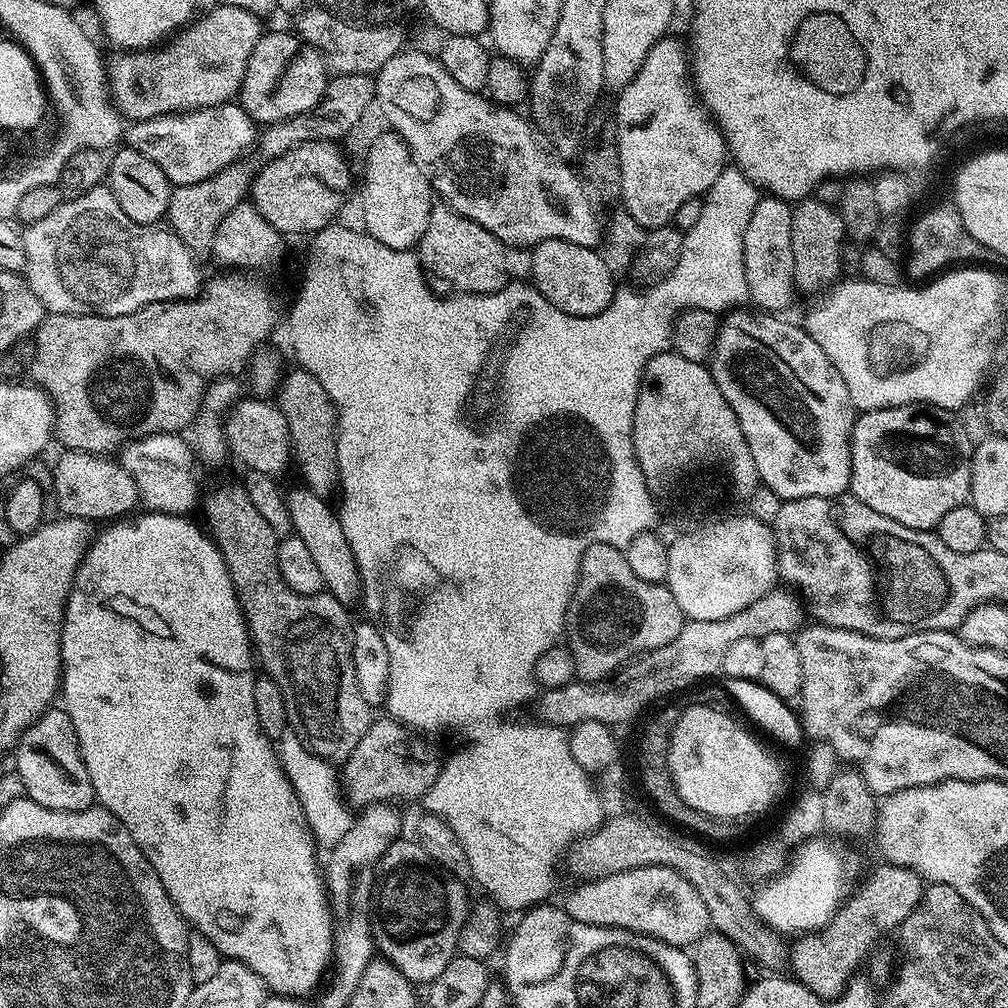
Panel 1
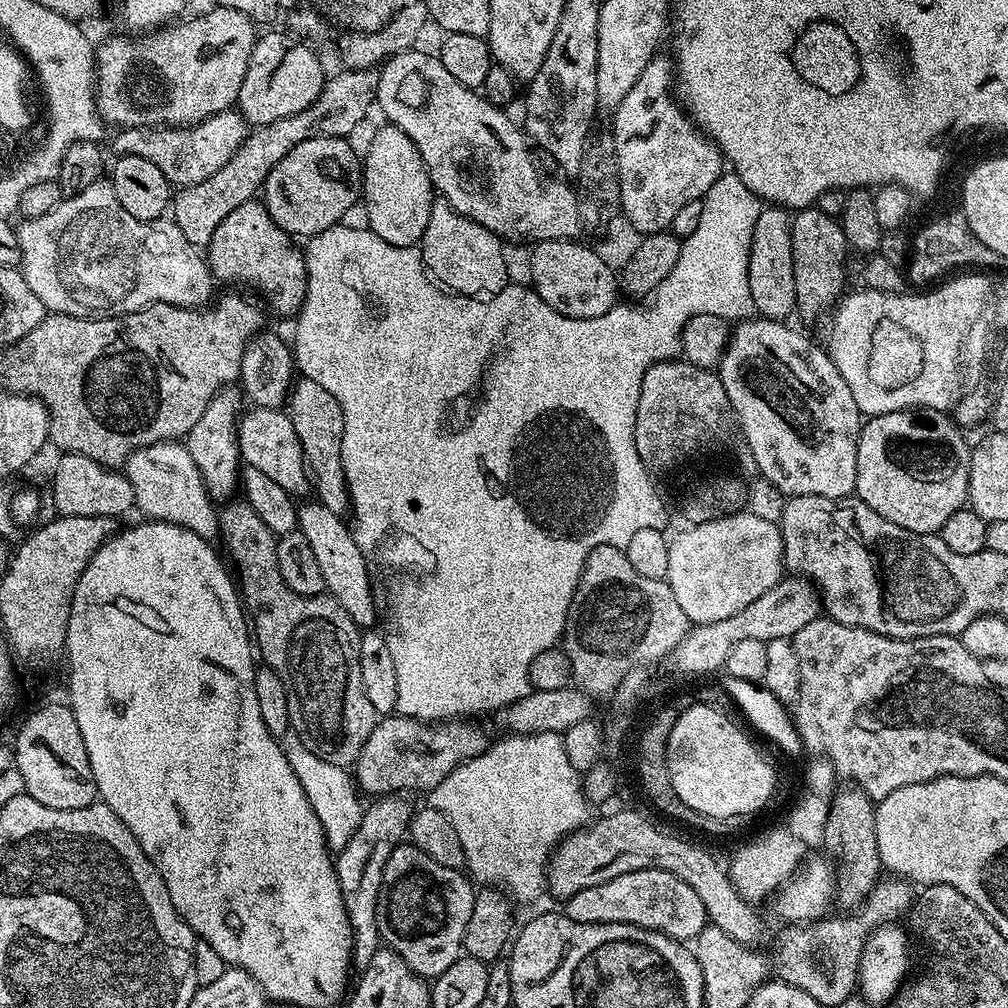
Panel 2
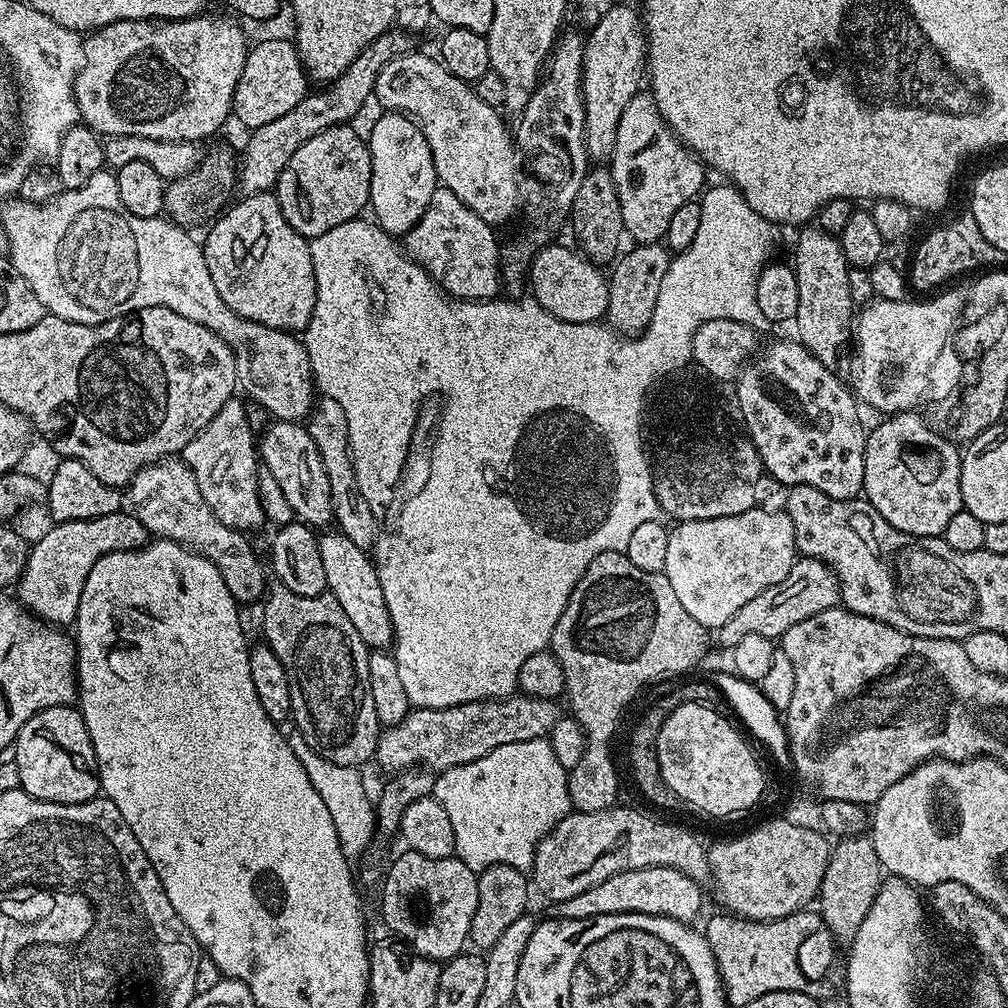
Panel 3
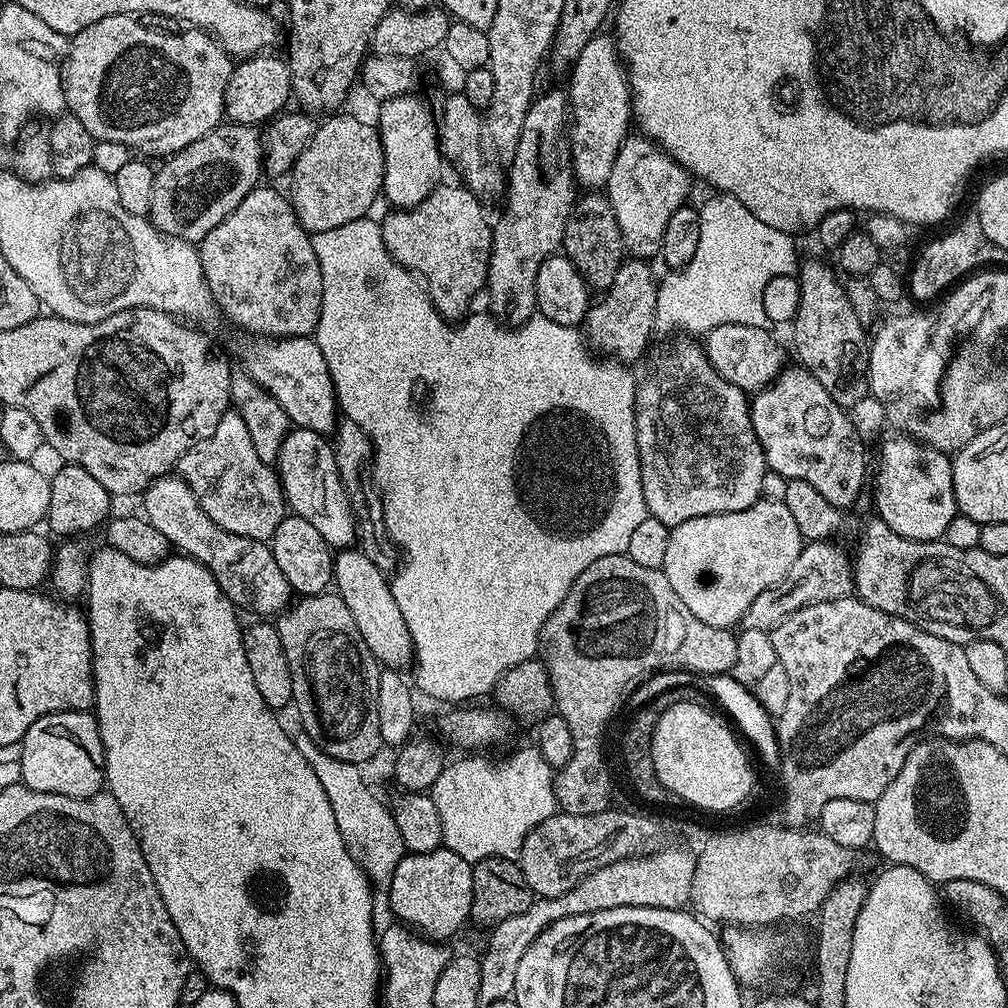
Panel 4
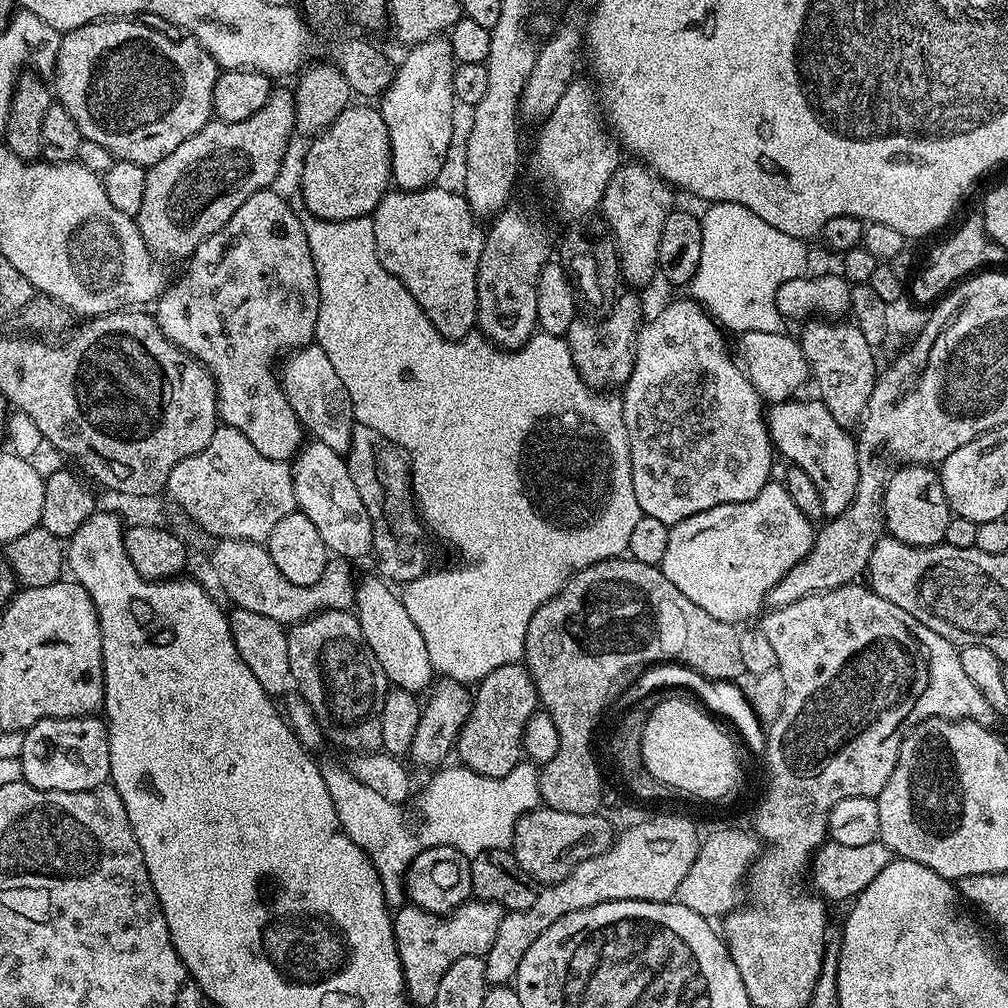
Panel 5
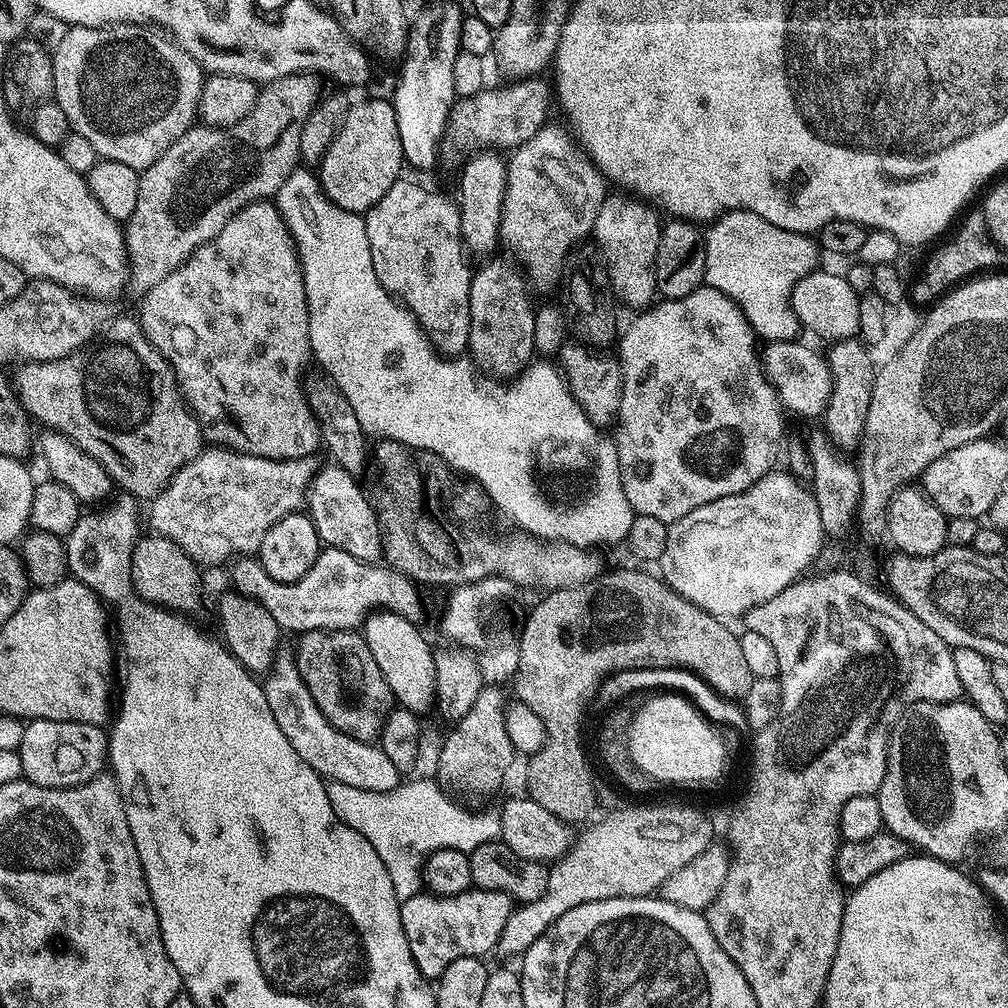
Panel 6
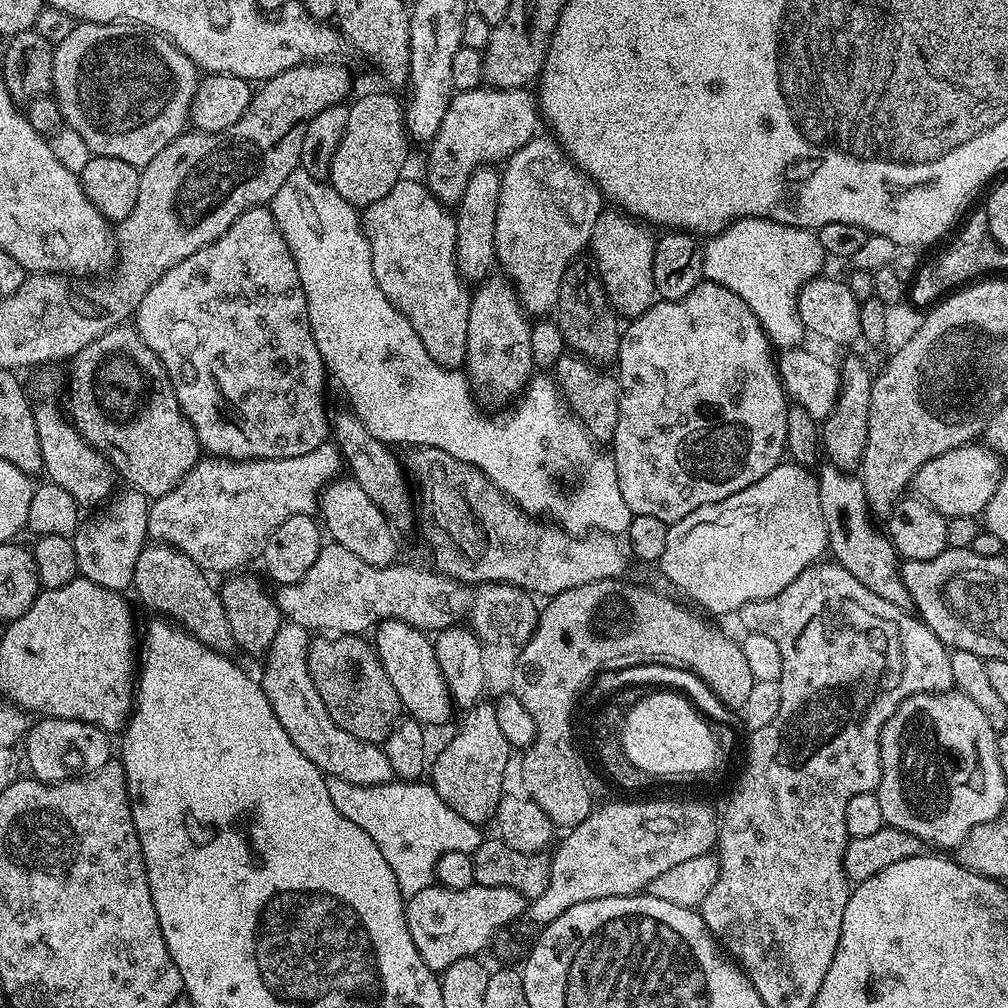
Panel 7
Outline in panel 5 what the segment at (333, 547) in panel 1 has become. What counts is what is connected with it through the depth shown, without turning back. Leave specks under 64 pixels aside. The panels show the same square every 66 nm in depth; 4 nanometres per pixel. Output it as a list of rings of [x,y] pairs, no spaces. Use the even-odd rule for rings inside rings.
[[[376,574],[371,575],[356,584],[354,597],[354,615],[360,621],[364,641],[370,646],[374,658],[378,658],[378,666],[382,666],[389,685],[420,694],[420,691],[424,687],[425,691],[434,680],[426,642],[422,642],[422,634],[418,626],[414,626],[414,618],[406,614],[403,599],[397,593],[395,596],[391,592],[393,589],[389,581]]]

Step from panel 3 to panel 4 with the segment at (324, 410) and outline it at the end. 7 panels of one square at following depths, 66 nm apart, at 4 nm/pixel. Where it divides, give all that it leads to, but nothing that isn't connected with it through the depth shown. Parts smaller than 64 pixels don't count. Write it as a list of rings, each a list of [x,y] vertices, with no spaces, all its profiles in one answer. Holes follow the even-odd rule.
[[[344,418],[335,427],[334,449],[336,451],[338,474],[342,478],[344,488],[348,492],[348,500],[352,503],[352,515],[356,517],[359,528],[358,547],[360,551],[366,554],[366,558],[370,558],[370,562],[374,562],[374,566],[378,566],[378,570],[382,570],[386,574],[395,573],[398,567],[398,549],[396,544],[390,538],[388,532],[383,530],[371,532],[372,524],[376,524],[376,526],[383,525],[384,509],[380,503],[379,495],[374,491],[368,477],[374,455],[370,438],[364,433],[362,426],[358,426],[354,421]]]

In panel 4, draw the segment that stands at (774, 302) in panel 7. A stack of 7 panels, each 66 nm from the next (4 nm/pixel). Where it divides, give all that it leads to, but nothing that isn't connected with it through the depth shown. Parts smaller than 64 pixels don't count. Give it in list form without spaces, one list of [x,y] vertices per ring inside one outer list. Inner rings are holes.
[[[712,194],[704,205],[699,205],[698,211],[701,230],[693,258],[681,268],[669,271],[669,276],[658,284],[656,324],[659,331],[668,332],[676,327],[685,328],[688,334],[706,334],[712,328],[727,324],[768,328],[763,295],[772,278],[791,276],[797,271],[796,244],[792,241],[795,239],[754,218],[733,196]]]

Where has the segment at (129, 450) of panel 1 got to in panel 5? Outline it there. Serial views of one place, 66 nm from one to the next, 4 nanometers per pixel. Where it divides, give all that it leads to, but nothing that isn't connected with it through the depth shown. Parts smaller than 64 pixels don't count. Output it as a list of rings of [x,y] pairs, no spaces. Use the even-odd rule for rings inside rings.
[[[216,540],[212,548],[212,572],[220,588],[237,608],[254,610],[266,618],[285,626],[299,624],[318,612],[348,610],[353,607],[356,584],[352,580],[349,561],[343,558],[329,559],[326,570],[314,586],[294,586],[282,578],[282,570],[274,566],[267,547],[254,540]]]

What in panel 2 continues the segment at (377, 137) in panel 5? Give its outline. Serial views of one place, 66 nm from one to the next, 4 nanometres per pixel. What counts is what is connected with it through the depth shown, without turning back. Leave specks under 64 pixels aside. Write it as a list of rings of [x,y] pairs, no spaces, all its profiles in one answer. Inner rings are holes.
[[[319,136],[310,138],[306,142],[298,142],[274,170],[264,179],[262,189],[262,203],[264,208],[274,218],[274,222],[284,232],[293,237],[311,238],[318,235],[322,230],[332,228],[335,224],[341,223],[344,216],[352,207],[357,207],[358,197],[362,192],[362,164],[358,159],[358,152],[348,145],[349,141],[342,136]]]

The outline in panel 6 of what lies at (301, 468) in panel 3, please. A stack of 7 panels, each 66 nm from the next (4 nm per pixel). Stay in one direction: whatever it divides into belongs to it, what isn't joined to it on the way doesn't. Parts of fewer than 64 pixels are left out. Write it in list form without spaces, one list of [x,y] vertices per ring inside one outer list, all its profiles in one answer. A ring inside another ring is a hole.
[[[336,463],[328,466],[321,467],[308,483],[306,512],[311,516],[316,532],[329,548],[346,550],[346,554],[365,562],[379,561],[384,550],[380,523],[361,481]]]

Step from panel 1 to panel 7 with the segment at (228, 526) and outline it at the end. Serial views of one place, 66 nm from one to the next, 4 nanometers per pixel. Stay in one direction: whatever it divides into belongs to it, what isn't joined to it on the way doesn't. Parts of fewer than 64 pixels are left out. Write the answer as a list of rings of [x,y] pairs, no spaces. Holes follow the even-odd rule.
[[[320,634],[308,645],[308,670],[330,718],[346,734],[354,734],[367,744],[383,745],[384,739],[392,733],[402,716],[398,690],[394,690],[394,682],[386,674],[382,662],[376,656],[375,647],[364,641],[365,637],[360,634]]]

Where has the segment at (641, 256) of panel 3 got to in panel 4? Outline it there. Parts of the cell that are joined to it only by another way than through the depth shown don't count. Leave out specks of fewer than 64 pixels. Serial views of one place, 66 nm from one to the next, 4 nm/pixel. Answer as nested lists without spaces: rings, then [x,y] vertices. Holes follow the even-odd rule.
[[[628,258],[625,259],[623,264],[616,275],[614,281],[608,289],[605,289],[605,296],[599,303],[593,303],[588,309],[588,312],[584,316],[582,323],[582,332],[586,337],[587,343],[591,345],[593,349],[606,350],[608,354],[623,363],[632,364],[633,361],[638,359],[644,352],[656,326],[656,310],[659,307],[659,289],[654,278],[654,274],[649,264],[645,259],[642,258]]]

